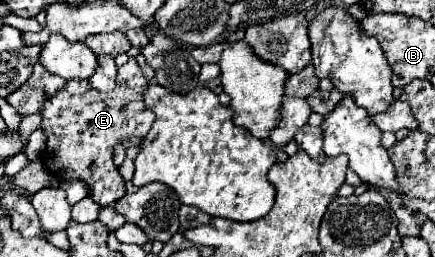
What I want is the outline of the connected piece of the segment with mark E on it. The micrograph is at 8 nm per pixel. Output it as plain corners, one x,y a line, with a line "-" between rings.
130,58
124,66
118,68
118,78
116,78
116,88
112,92
98,92
94,90
88,80
68,80
66,86
54,94
52,98
48,98
42,106
42,130
48,136
46,142
46,150
42,152
40,160
44,162
48,172
54,172
60,180
82,180
86,182
86,186
90,188
90,198
94,198
94,202
98,202
100,206
108,206
112,200
116,202
122,194
124,194
124,180
118,174
118,168
112,162
112,148
116,142
120,142
122,138
128,136
146,136
152,122
154,122
154,114
150,110
144,108
144,90
148,88
148,78
144,76
142,68
138,66
138,62
134,62
134,58

